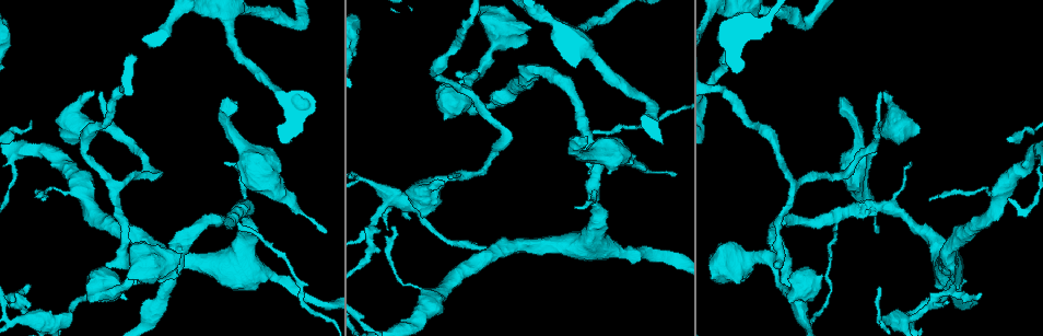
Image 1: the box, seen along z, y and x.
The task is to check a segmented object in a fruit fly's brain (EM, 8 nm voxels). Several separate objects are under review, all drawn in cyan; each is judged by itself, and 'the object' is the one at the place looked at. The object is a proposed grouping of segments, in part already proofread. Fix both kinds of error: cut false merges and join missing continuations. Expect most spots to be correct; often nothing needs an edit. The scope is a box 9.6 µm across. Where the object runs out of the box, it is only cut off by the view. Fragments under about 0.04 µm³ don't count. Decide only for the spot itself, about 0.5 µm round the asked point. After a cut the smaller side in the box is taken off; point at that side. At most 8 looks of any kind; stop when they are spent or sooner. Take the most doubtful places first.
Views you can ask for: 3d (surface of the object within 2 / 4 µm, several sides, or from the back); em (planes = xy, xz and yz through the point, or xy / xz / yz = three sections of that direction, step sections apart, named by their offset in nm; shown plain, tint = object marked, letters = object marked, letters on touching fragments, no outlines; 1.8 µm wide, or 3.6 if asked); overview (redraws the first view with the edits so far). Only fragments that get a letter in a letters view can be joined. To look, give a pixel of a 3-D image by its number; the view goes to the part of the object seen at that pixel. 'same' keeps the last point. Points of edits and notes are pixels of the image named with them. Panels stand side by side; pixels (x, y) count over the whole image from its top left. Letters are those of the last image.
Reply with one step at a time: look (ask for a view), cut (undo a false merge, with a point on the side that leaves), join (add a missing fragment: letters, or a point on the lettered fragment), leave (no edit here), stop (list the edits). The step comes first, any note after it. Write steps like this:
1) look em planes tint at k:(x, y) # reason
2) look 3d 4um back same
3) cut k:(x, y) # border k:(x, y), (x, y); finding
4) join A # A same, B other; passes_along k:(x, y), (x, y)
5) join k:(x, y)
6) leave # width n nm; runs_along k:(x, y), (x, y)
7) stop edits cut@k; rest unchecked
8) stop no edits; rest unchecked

look em xz step 16 letters at 1:(576, 138) # free end

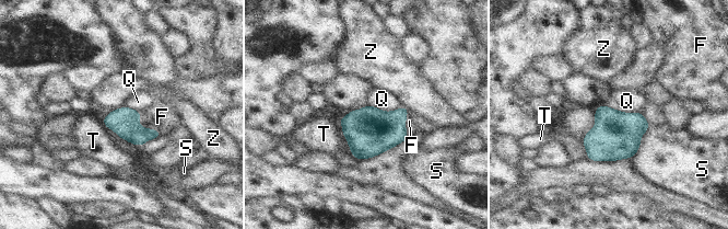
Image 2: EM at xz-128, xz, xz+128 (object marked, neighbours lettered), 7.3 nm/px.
look em planes letters same # cut it another way

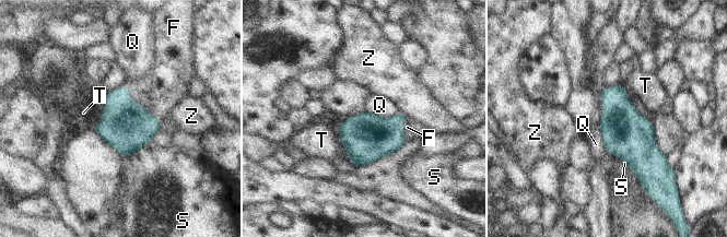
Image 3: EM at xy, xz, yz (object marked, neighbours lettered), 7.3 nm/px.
join 3:(166, 86) # width 360 nm; F same, Q other, S other, T other, Z other; passes_along 3:(126, 126), (138, 104), (166, 86); it goes on there

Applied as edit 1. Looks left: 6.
look overview

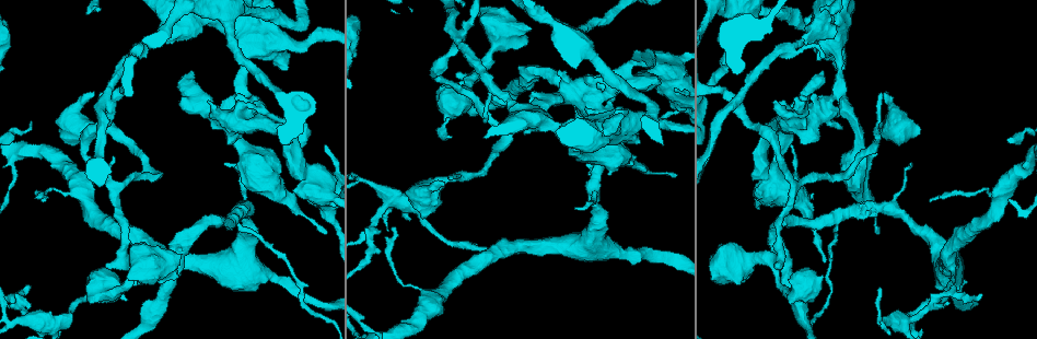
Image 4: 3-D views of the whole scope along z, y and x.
look 3d 2um at 4:(393, 199) # four or more arms meet

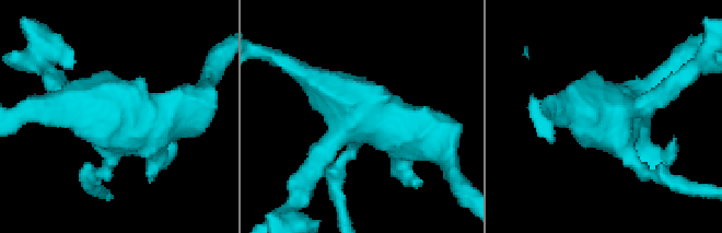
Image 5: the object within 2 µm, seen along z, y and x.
look em planes letters at 5:(364, 113)

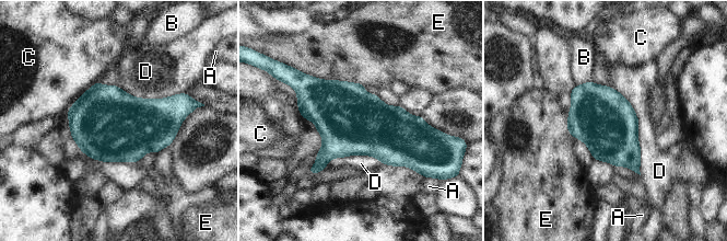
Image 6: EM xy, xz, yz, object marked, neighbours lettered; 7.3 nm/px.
leave # A other, B other, C other, D other, E other; border 6:(607, 84), (637, 117), (641, 174); all the same neuron

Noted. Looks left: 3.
look em 3.6um yz step 8 plain at 4:(778, 187) # abrupt turn

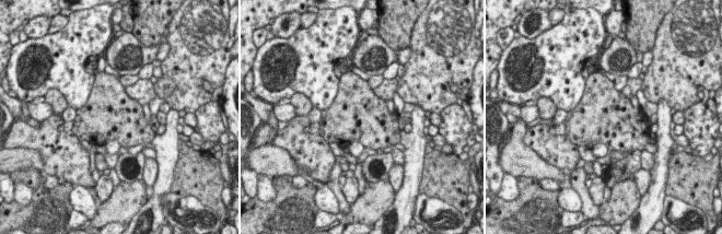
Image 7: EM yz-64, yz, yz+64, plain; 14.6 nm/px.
look em 3.6um yz step 8 tint same

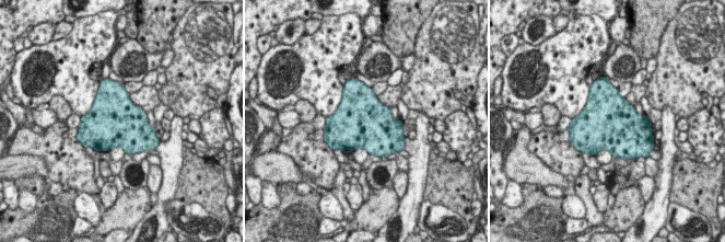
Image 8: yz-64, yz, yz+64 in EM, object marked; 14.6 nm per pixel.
look em 3.6um yz step 8 letters same # see the neighbours

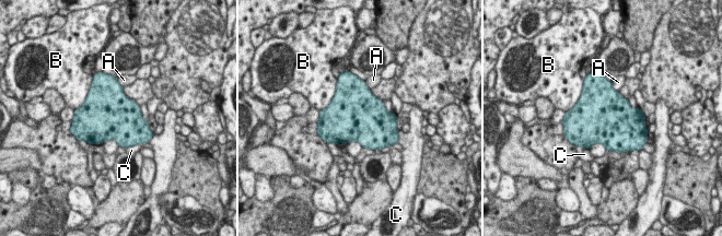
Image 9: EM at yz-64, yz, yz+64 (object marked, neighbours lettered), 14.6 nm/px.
leave # A other, B other, C other; border 9:(612, 81), (612, 86), (617, 92); continuous, no second neuron

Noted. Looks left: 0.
stop edits join@3; rest unchecked

